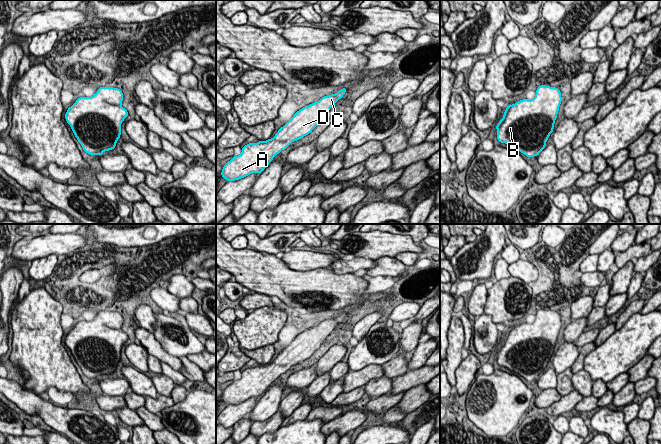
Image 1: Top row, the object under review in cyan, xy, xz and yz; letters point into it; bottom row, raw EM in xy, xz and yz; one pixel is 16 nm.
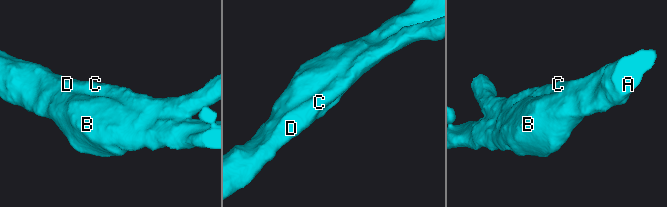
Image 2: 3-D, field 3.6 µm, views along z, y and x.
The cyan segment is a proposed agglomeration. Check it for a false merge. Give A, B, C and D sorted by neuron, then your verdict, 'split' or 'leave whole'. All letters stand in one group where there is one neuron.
A B C D; leave whole

